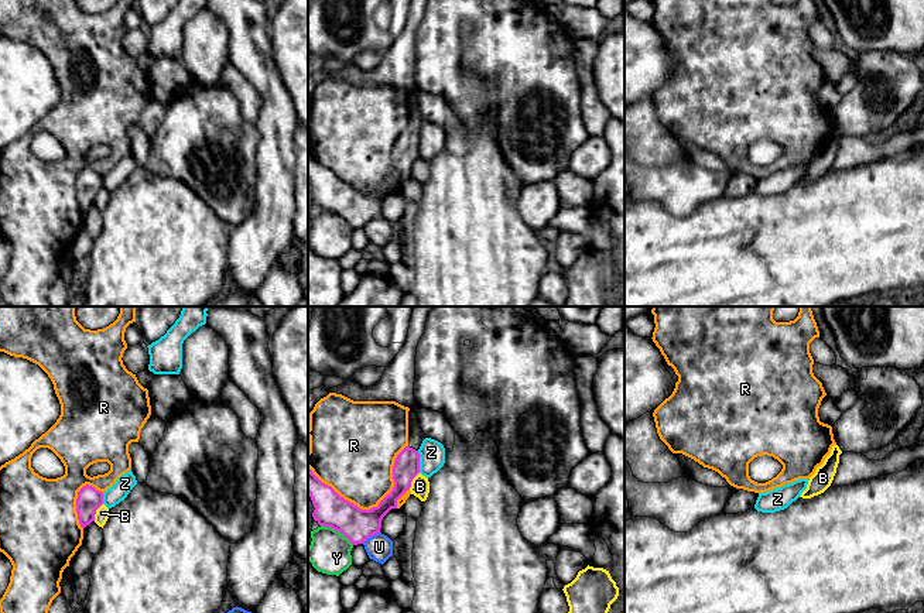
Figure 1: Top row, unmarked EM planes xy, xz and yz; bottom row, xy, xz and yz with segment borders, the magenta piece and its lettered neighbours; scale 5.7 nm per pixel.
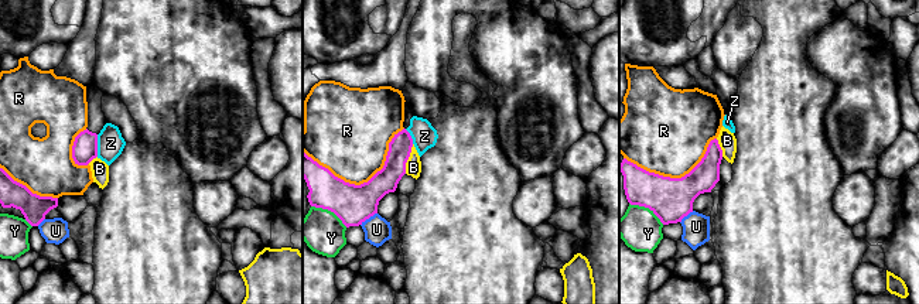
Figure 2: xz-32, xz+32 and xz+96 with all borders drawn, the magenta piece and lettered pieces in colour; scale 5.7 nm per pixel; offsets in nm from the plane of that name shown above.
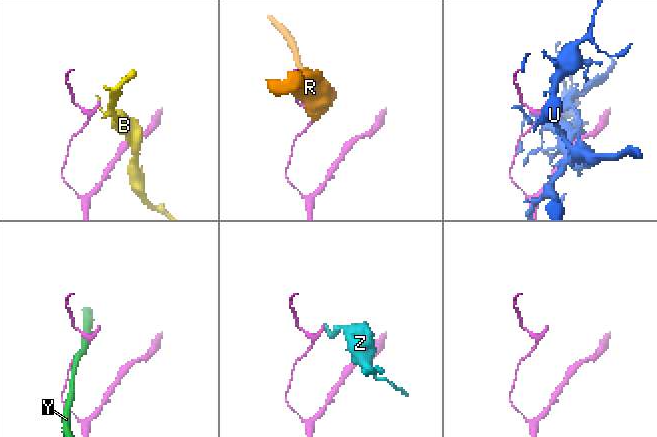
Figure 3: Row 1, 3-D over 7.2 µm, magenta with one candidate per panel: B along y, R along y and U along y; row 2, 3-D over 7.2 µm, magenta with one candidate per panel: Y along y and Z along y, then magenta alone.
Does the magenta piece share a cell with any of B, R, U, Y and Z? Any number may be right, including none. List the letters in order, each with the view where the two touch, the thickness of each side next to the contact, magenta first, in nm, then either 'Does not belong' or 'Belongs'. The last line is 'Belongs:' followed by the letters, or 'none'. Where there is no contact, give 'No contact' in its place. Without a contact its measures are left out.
B: Touches magenta in xy. Thickness 140 nm (magenta) against 80 nm. Does not belong
R: Touches magenta in xz. Thickness 190 nm (magenta) against 380 nm. Does not belong
U: Touches magenta in xz. Thickness 190 nm (magenta) against 160 nm. Does not belong
Y: Touches magenta in xz. Thickness 190 nm (magenta) against 240 nm. Does not belong
Z: Touches magenta in xz. Thickness 150 nm (magenta) against 140 nm. Does not belong
Belongs: none

